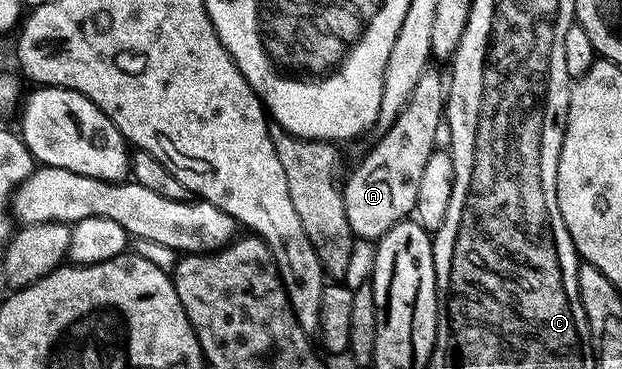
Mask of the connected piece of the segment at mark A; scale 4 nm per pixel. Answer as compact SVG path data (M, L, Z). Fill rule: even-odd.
M429 68L418 78L418 86L414 86L414 94L410 94L410 102L406 102L394 126L383 132L364 161L343 181L346 218L353 237L379 241L393 226L415 213L418 182L422 182L422 170L426 170L430 154L437 151L434 133L445 116L446 80Z

